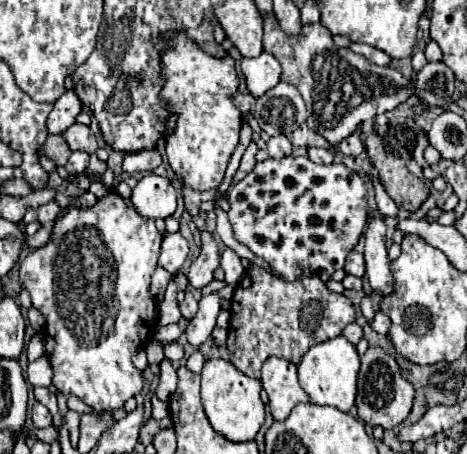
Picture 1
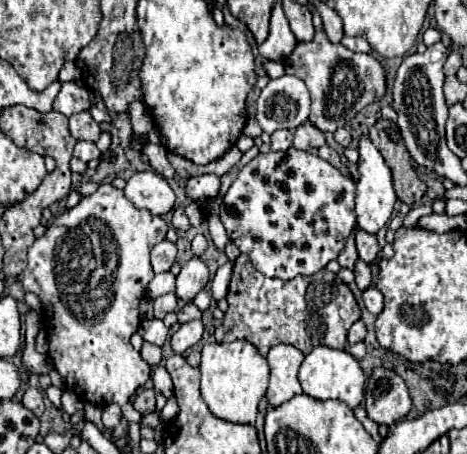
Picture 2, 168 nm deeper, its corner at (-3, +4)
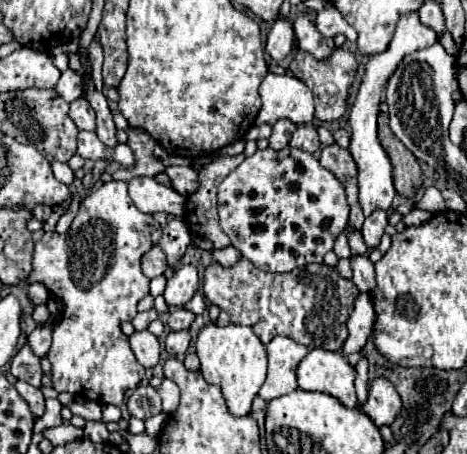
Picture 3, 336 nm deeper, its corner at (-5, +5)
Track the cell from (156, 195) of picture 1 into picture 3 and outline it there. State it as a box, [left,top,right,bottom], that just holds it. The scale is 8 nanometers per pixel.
[129,177,185,215]

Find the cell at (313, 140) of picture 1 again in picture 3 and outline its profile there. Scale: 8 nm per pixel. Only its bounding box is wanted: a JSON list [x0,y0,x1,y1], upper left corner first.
[289,123,319,153]

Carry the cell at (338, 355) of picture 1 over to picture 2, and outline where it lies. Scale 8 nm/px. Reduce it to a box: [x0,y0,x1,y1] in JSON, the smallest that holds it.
[299,346,365,408]

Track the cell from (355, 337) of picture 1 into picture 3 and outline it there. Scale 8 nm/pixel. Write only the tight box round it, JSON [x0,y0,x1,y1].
[341,293,375,355]

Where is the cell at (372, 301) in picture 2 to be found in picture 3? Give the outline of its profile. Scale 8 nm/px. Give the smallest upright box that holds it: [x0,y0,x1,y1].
[351,255,375,293]

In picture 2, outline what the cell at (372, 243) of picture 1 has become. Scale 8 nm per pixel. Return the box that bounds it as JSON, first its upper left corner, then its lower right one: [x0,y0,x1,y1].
[355,138,397,234]

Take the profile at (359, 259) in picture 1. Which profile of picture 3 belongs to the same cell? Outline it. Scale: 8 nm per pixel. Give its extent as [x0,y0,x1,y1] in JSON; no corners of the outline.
[363,211,387,247]

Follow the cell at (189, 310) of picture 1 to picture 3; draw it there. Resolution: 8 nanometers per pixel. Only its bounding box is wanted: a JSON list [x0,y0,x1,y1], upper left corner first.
[167,309,195,331]

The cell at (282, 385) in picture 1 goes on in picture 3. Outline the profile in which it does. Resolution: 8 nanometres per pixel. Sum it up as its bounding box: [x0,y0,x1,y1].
[259,337,309,401]

